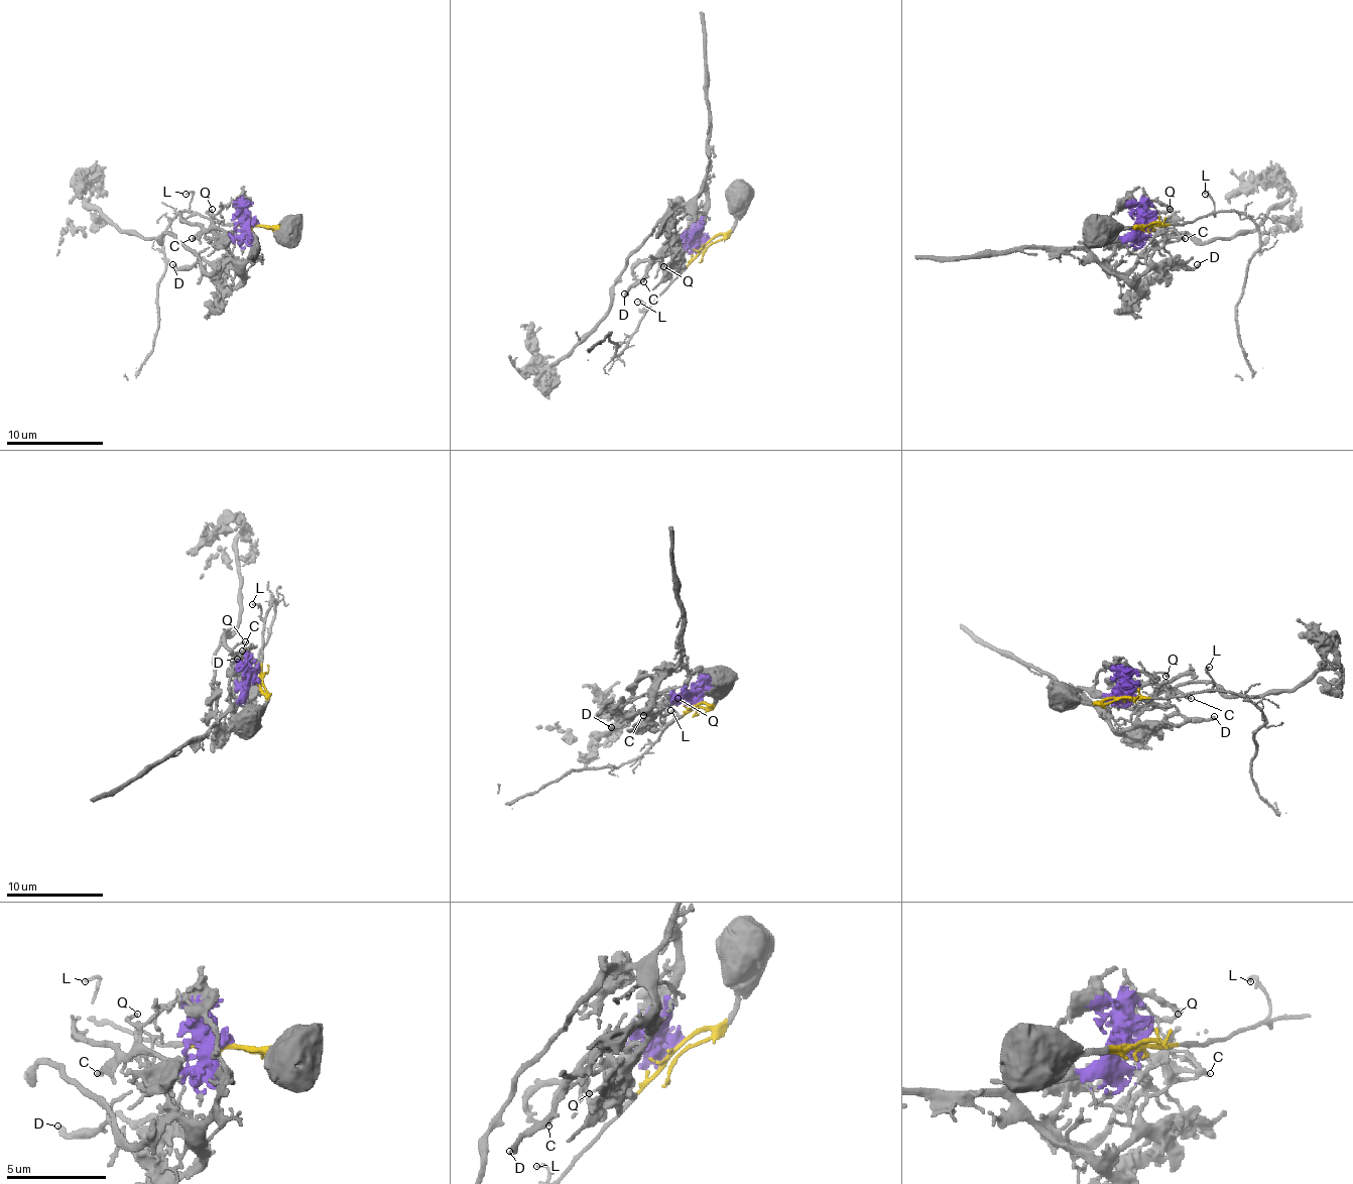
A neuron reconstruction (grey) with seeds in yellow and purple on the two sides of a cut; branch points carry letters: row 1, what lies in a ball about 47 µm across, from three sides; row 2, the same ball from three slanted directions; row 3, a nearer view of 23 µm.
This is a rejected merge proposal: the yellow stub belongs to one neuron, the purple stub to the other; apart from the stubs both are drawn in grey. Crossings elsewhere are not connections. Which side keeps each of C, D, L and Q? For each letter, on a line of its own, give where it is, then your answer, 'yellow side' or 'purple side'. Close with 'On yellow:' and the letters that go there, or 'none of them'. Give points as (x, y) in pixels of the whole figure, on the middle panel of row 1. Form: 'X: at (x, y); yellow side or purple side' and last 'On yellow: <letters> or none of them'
C: at (643, 281); purple side
D: at (624, 293); purple side
L: at (637, 302); yellow side
Q: at (663, 266); purple side
On yellow: L

